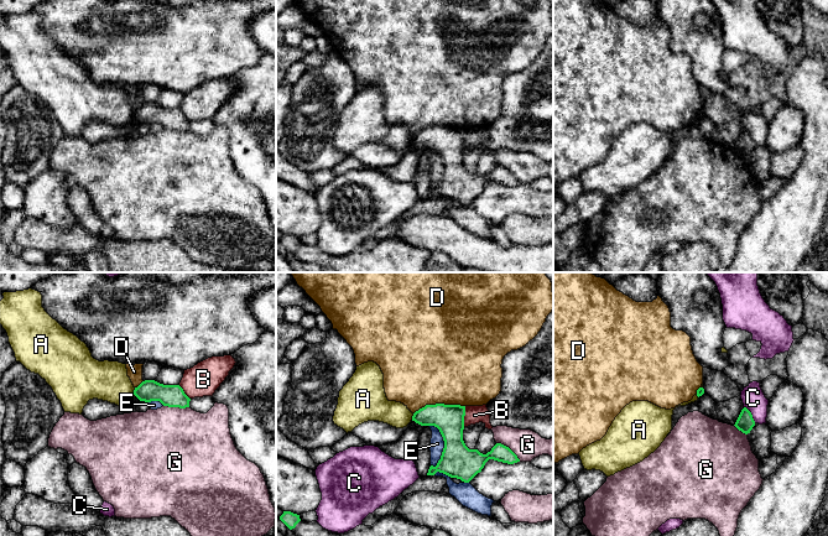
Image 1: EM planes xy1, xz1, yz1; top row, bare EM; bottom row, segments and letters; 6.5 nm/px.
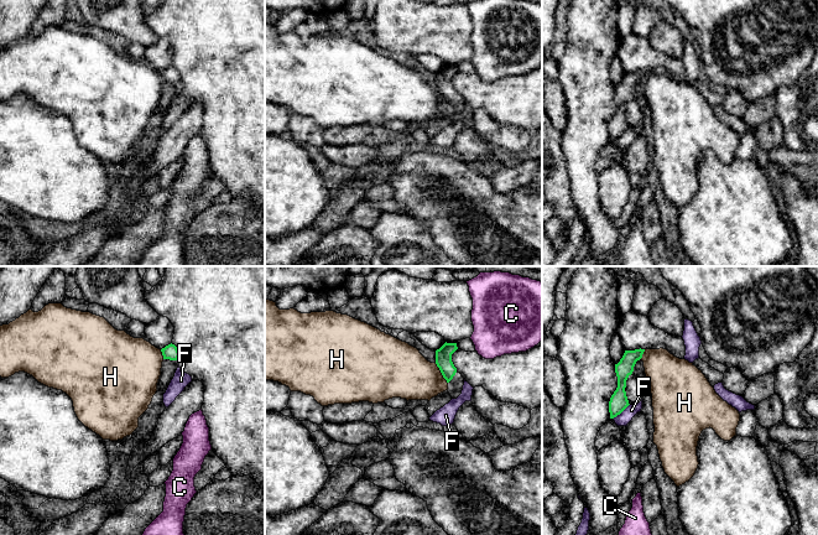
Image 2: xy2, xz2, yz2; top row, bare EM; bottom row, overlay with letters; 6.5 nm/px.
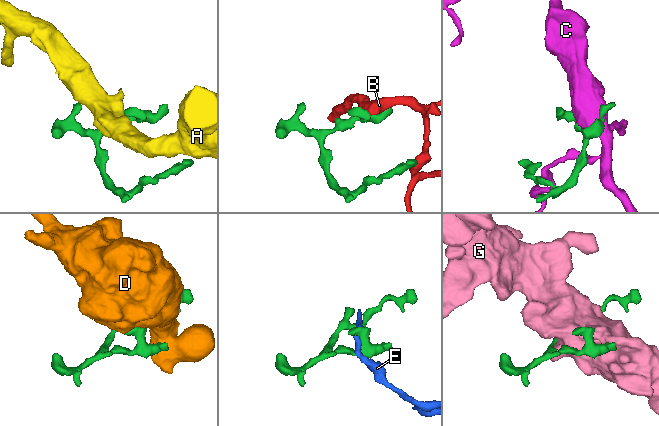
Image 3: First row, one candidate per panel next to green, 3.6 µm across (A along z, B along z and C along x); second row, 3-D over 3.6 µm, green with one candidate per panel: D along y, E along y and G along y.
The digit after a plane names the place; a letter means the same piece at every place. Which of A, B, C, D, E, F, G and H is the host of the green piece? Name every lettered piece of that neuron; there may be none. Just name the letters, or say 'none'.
none

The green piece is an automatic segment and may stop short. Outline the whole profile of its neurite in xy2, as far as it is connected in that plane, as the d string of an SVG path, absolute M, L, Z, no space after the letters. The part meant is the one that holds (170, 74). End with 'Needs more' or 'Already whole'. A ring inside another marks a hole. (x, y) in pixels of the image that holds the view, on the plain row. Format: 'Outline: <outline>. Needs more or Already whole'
Outline: M168 67L161 72L163 82L178 83L179 74L174 67Z. Already whole

